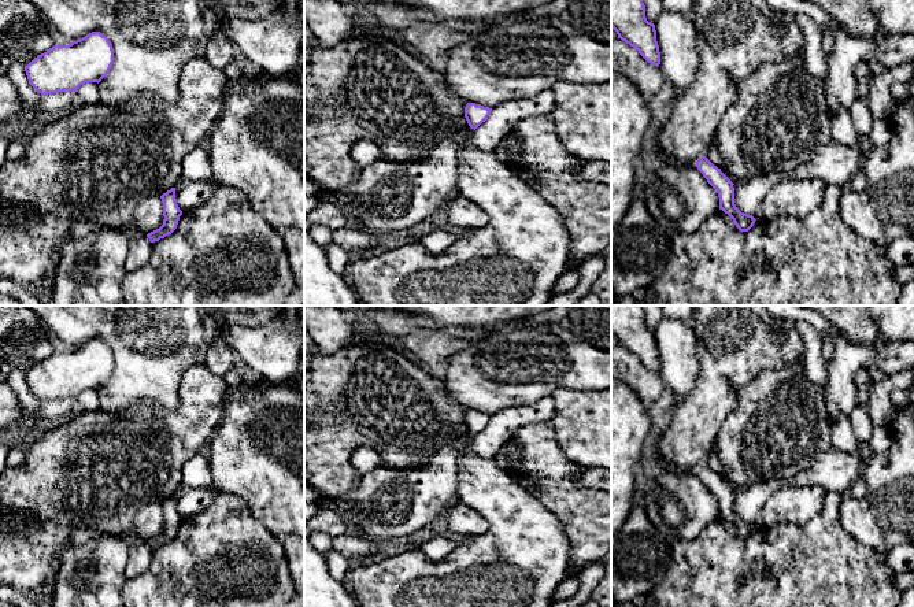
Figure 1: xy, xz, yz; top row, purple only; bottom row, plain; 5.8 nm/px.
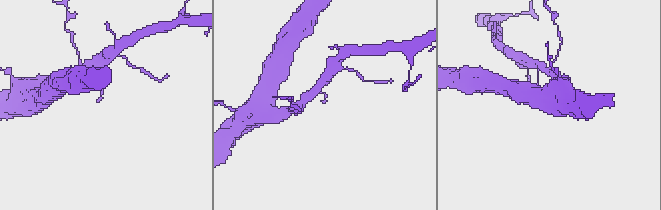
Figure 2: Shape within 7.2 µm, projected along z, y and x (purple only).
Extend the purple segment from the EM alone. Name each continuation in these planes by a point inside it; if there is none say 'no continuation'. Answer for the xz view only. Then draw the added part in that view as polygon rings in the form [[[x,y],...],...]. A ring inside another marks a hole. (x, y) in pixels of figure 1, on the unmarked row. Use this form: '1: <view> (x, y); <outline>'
no continuation

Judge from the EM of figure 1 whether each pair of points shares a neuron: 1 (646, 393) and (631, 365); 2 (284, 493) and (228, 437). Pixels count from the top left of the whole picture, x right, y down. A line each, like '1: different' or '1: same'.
1: same
2: same

